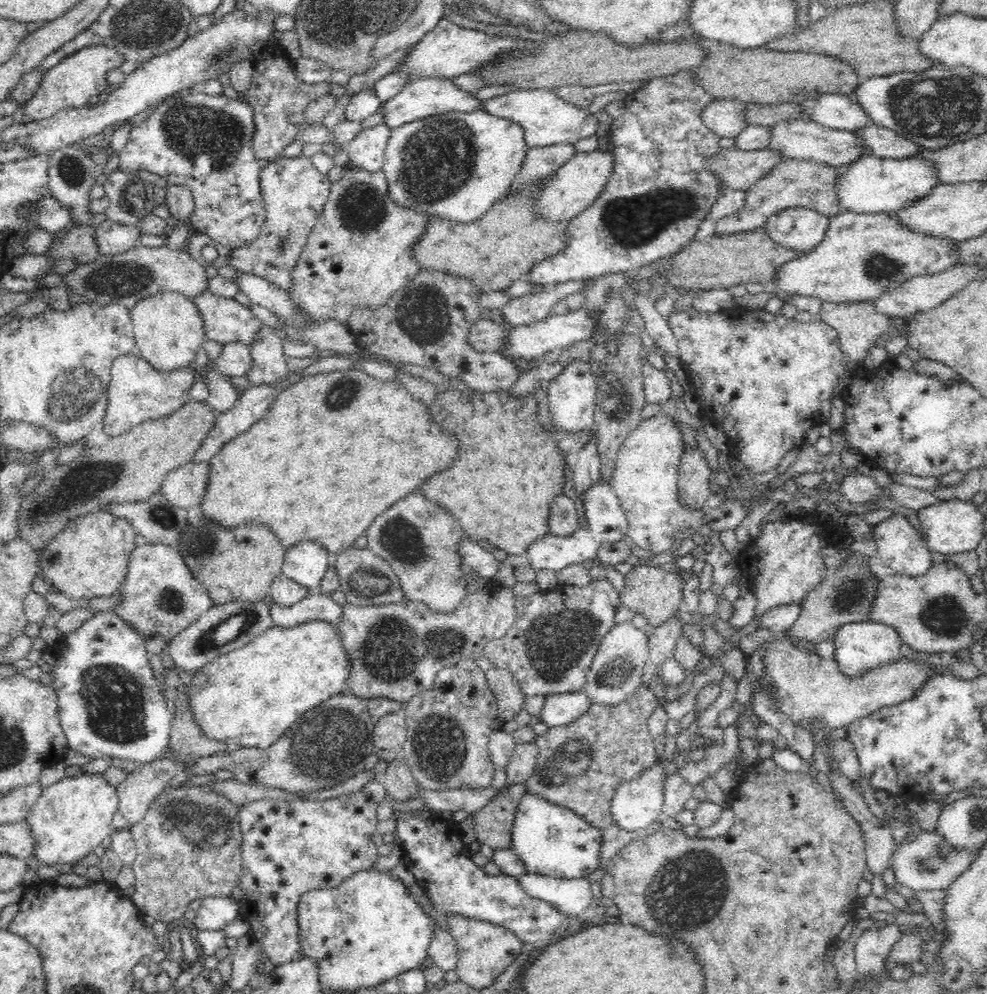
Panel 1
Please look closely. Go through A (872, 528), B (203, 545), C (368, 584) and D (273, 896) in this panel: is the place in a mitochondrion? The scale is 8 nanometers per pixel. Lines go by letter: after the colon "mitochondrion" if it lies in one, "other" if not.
A: other
B: mitochondrion
C: mitochondrion
D: other

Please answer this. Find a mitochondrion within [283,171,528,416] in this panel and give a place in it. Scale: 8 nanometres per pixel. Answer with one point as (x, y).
(424, 313)

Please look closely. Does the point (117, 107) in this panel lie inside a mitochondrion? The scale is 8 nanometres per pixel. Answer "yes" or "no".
no

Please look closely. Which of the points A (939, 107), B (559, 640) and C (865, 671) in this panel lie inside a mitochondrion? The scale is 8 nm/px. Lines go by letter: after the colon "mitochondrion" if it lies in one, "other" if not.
A: mitochondrion
B: mitochondrion
C: other

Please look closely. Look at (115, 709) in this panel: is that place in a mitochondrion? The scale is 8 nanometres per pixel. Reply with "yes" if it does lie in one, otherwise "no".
yes

